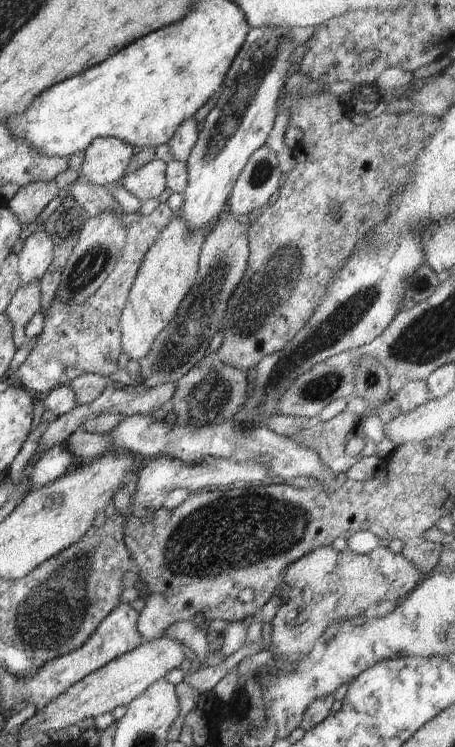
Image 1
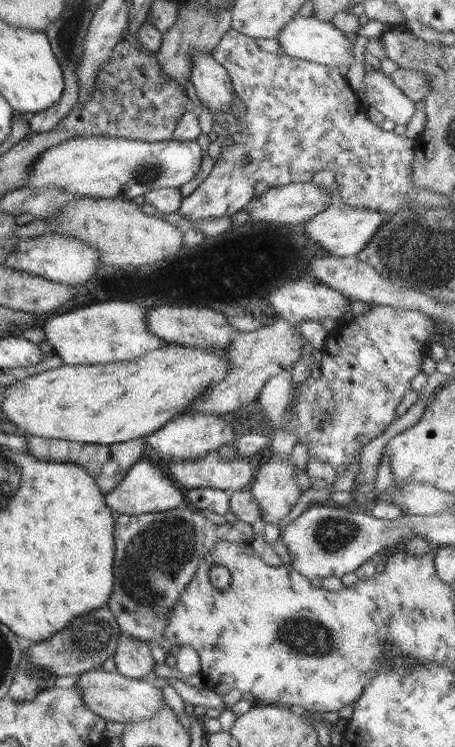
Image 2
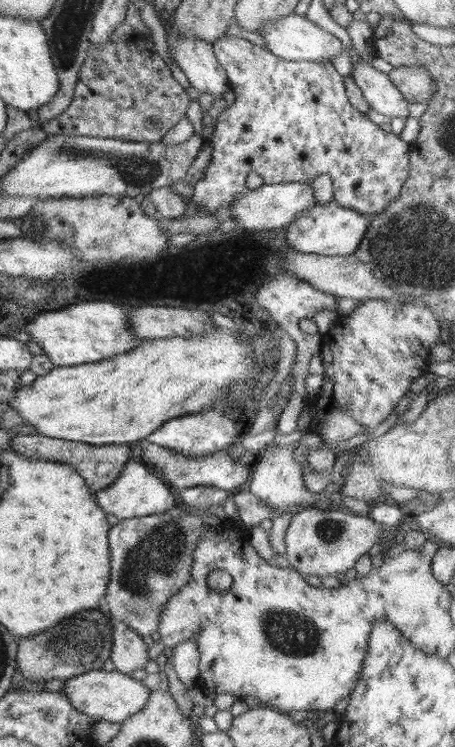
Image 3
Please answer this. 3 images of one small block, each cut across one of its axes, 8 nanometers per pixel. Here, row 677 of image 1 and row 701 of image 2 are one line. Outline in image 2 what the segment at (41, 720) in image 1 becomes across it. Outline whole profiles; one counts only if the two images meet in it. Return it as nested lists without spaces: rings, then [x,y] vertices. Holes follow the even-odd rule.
[[[92,669],[80,674],[76,686],[81,689],[88,709],[112,722],[134,722],[134,720],[150,720],[156,712],[165,706],[162,690],[153,683],[142,679],[122,676],[117,671],[106,672]]]

